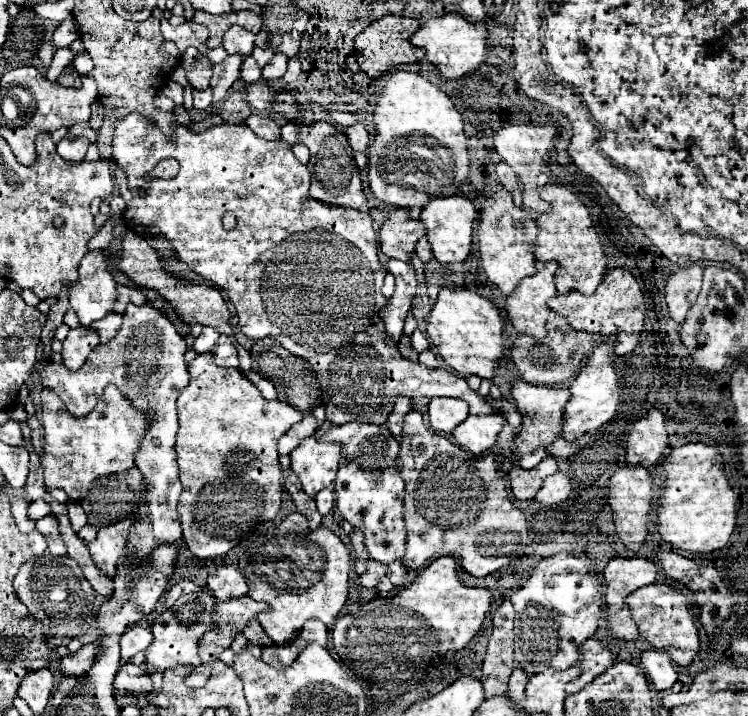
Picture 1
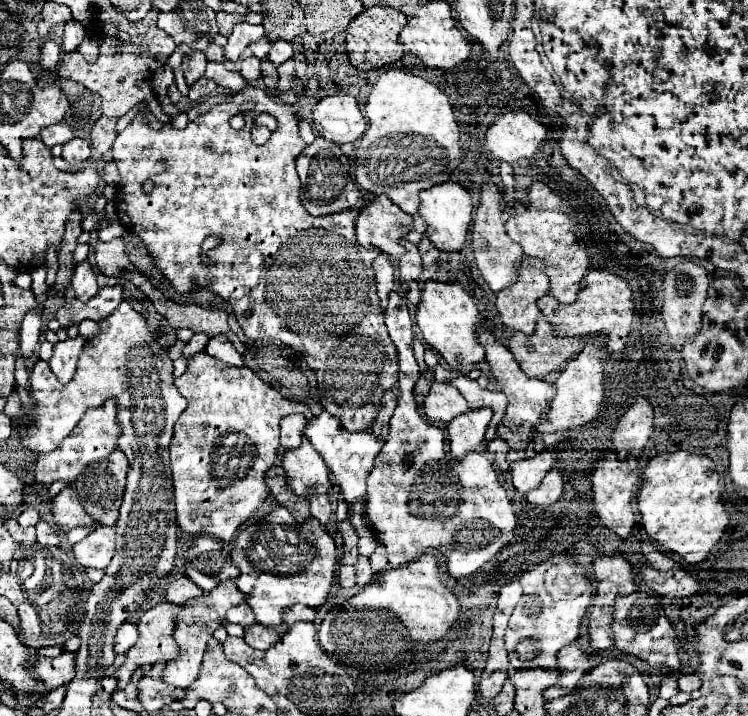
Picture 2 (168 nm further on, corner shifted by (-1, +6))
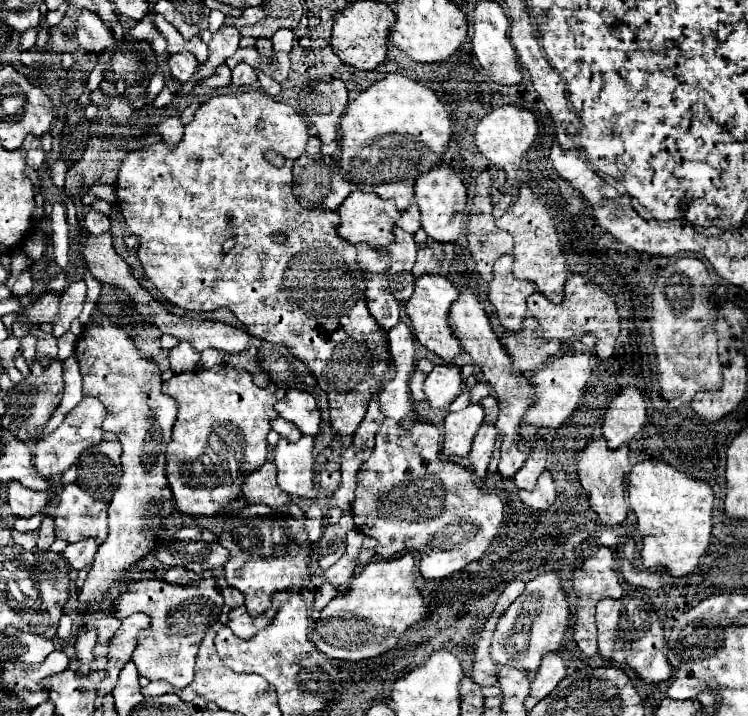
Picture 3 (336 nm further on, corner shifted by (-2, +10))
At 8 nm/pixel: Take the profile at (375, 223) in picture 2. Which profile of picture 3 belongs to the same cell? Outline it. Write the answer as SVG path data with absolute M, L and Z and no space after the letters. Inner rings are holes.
M360 190L350 192L350 196L338 206L336 214L340 216L338 224L338 234L350 244L360 244L366 242L370 246L386 246L392 242L392 228L396 226L396 220L400 218L400 210L396 210L394 202L376 198L376 194L362 194Z

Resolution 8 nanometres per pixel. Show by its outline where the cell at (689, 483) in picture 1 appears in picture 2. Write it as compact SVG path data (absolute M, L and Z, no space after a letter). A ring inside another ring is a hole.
M685 450L663 452L649 460L643 470L643 484L637 494L641 522L651 536L667 552L683 556L686 563L696 565L707 558L729 524L729 512L721 500L719 472L709 456Z

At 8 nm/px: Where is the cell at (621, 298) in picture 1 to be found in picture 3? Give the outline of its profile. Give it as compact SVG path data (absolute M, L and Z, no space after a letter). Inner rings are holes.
M574 274L566 280L564 284L564 300L560 304L552 304L548 298L544 298L544 294L534 292L528 300L528 316L536 318L540 324L540 336L546 340L566 340L572 336L584 336L584 334L592 334L596 336L596 358L606 360L612 356L614 352L614 342L618 338L618 310L616 310L616 302L610 294L606 294L600 286L592 284L586 276L582 274Z

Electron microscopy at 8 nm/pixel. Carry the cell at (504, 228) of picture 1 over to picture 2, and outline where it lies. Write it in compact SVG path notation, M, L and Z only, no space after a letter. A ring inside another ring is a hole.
M485 188L481 204L477 208L477 214L473 218L473 234L471 234L471 248L475 252L475 260L481 266L479 270L485 274L489 280L493 276L493 282L489 282L493 292L499 292L513 282L519 280L519 270L521 270L521 260L523 260L523 250L519 244L515 244L507 232L505 232L505 210L503 210L503 196L497 192L497 188Z

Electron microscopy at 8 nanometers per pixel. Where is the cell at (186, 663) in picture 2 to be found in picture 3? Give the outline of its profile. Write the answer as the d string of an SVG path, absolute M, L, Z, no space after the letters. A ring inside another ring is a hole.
M144 578L128 584L128 590L116 598L110 612L116 618L126 618L134 612L144 612L150 616L150 628L140 632L132 662L136 664L140 676L150 680L166 680L176 688L184 688L194 678L200 642L206 630L218 620L214 617L222 612L222 606L224 598L216 588L214 578L204 578L192 582L190 586L172 586L164 580Z

